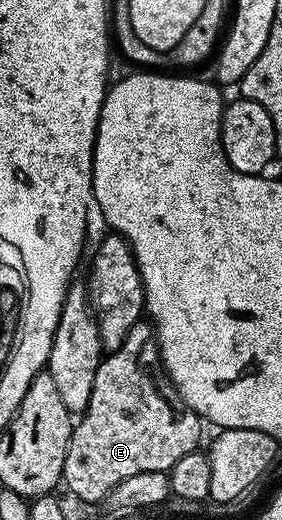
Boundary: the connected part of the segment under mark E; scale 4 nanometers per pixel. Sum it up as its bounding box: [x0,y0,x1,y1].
[62,319,204,503]

